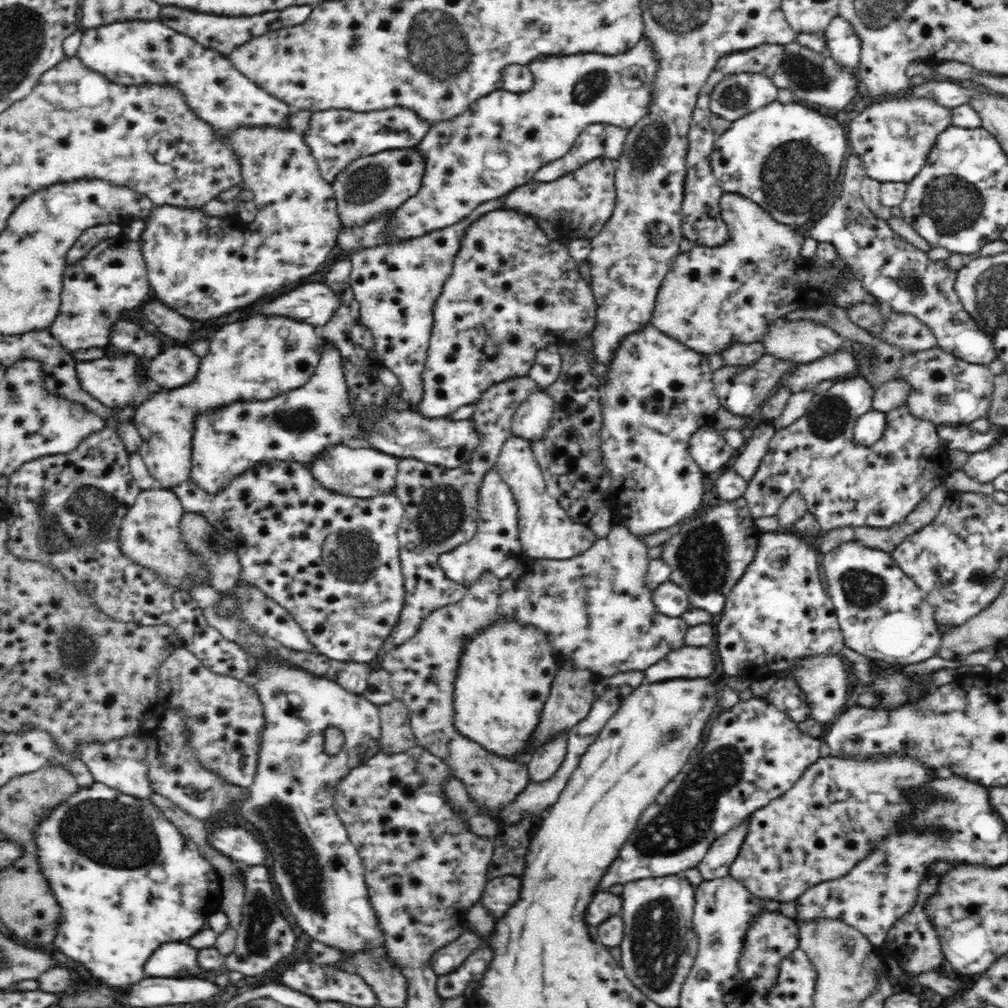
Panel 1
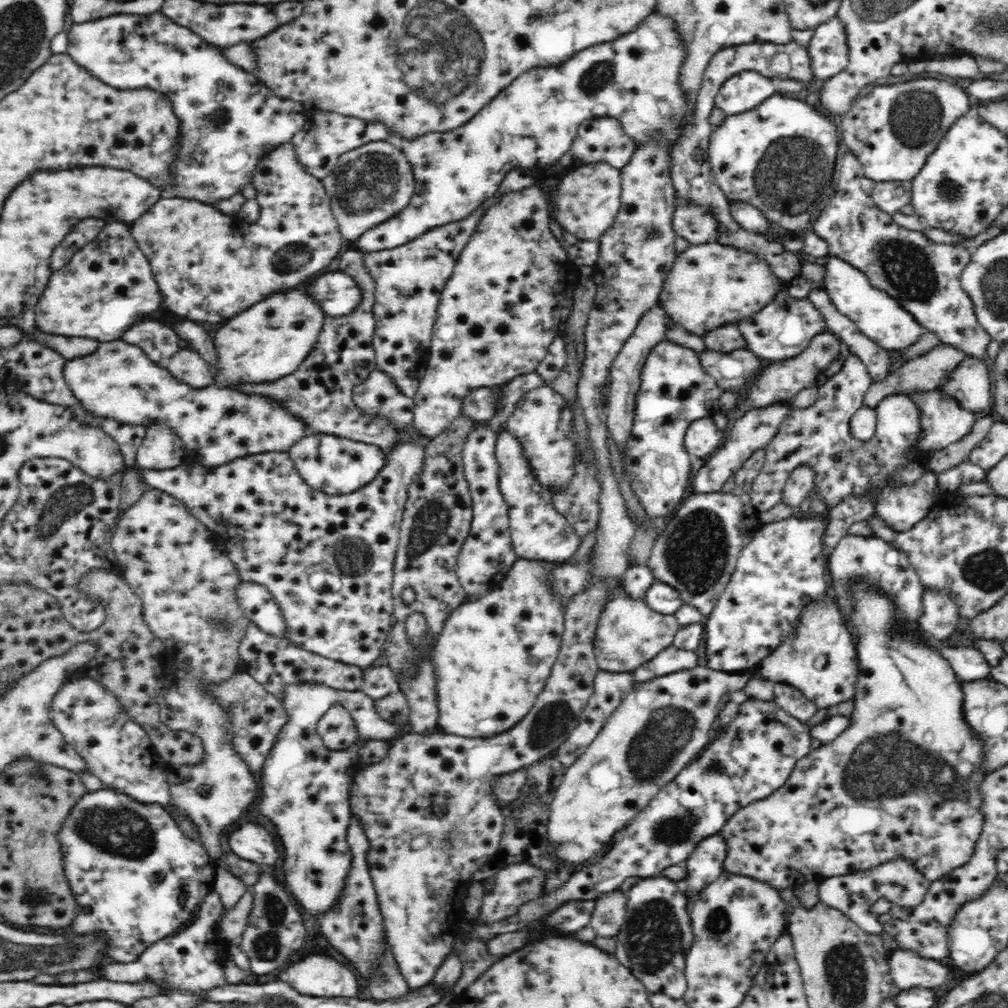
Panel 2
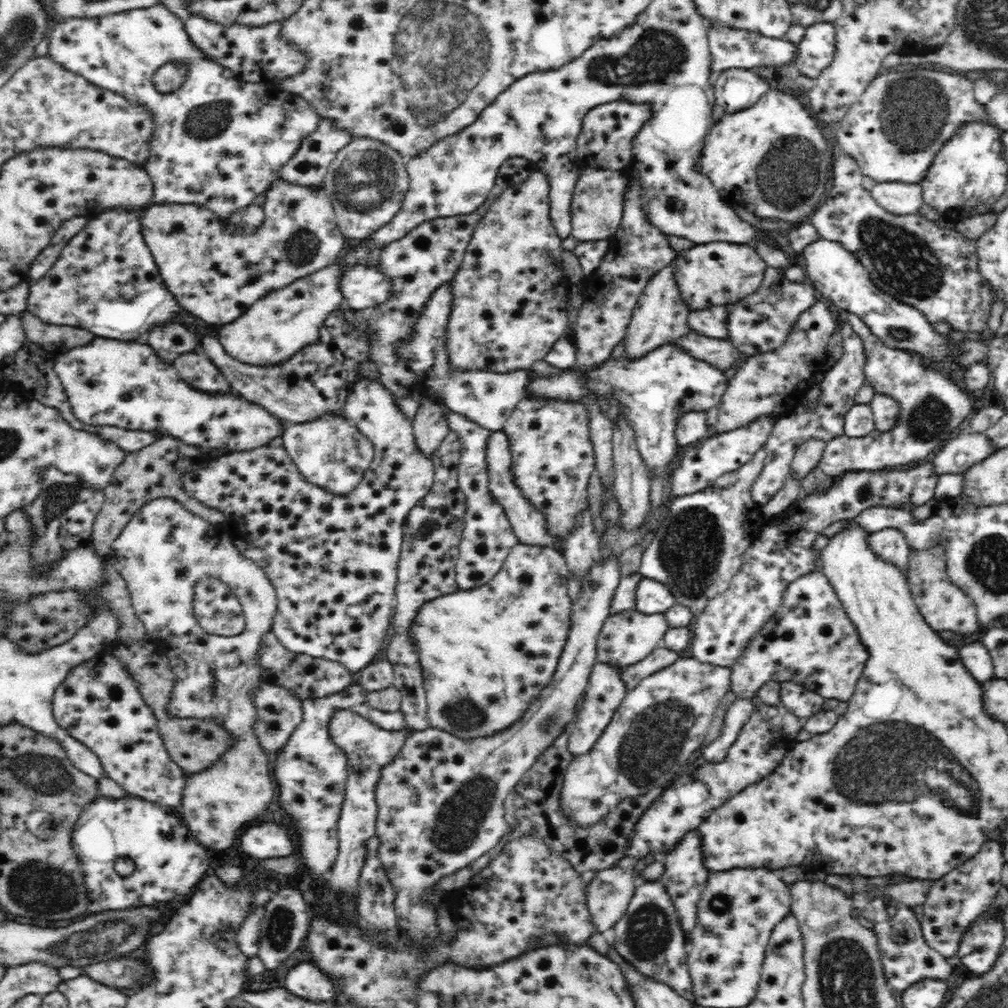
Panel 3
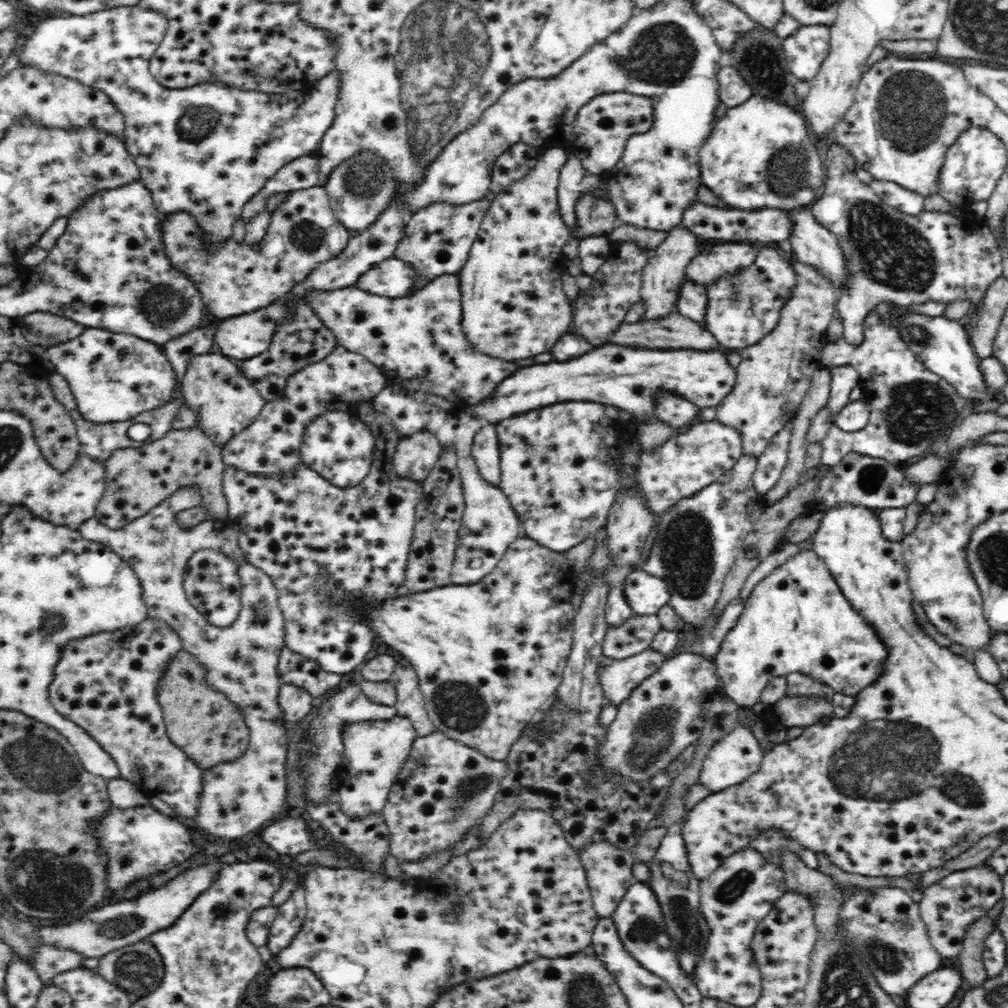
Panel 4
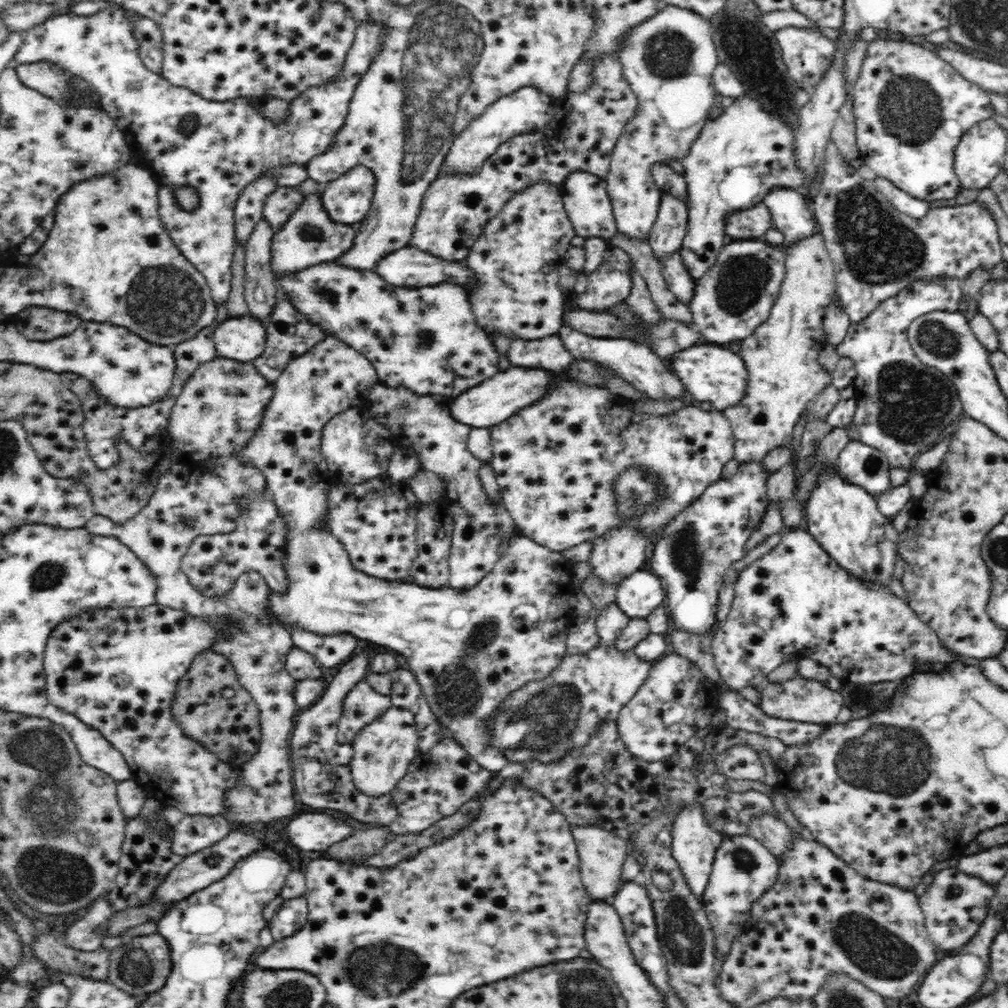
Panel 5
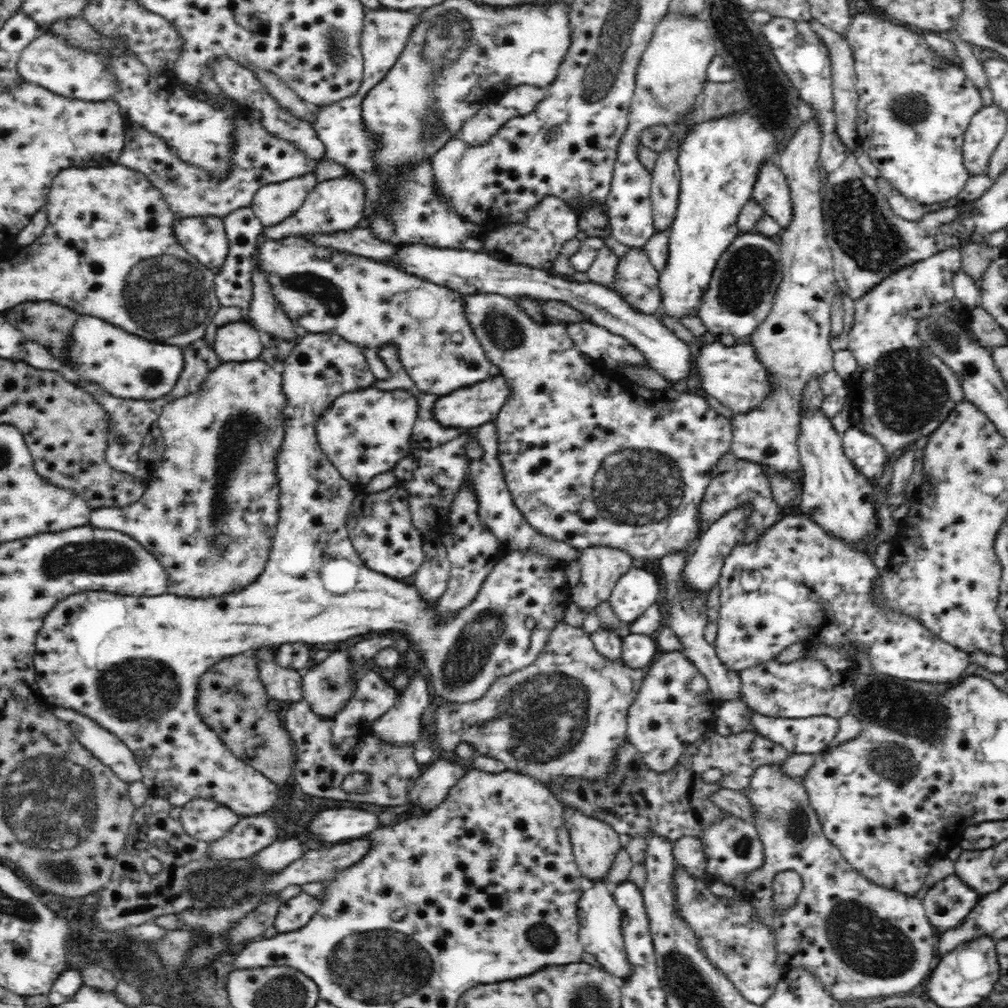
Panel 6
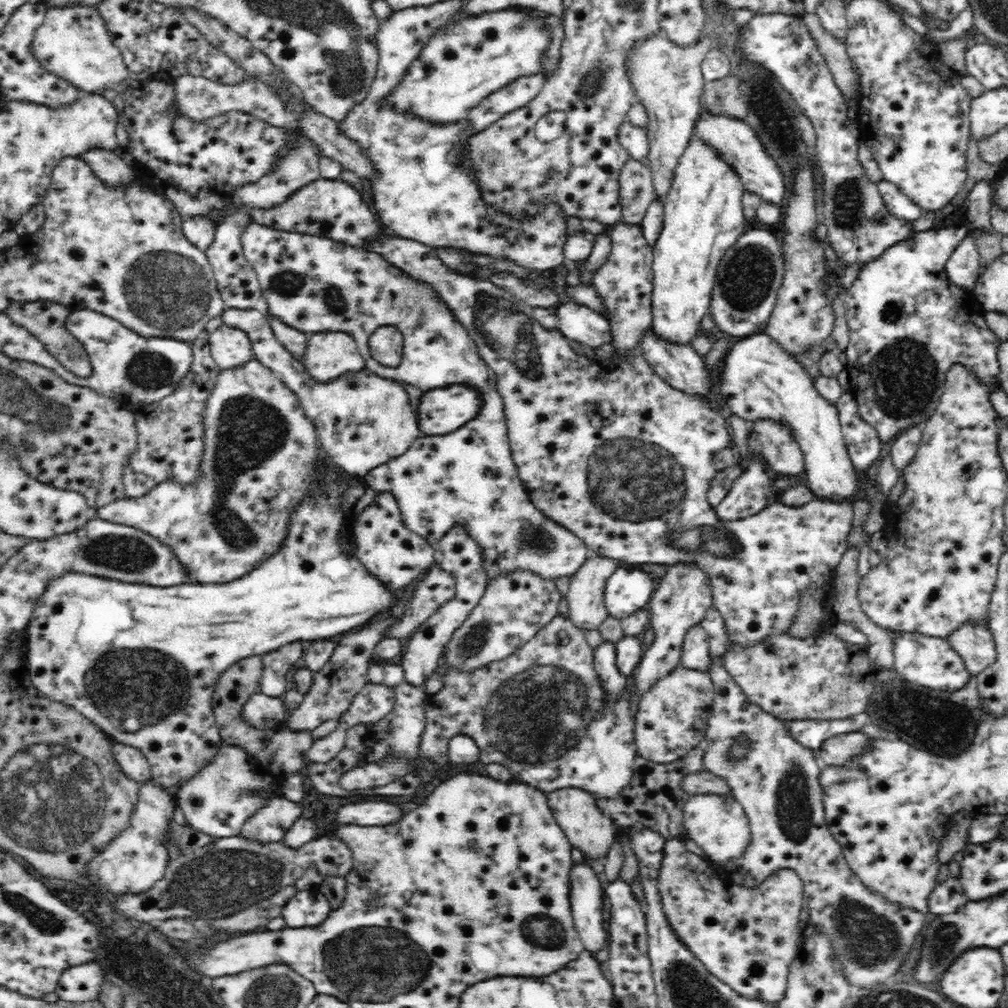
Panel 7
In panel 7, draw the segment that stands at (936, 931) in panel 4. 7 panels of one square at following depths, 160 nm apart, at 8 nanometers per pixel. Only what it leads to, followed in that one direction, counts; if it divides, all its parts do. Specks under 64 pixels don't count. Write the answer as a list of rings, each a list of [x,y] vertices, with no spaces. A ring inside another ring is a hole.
[[[948,877],[930,892],[928,911],[932,914],[949,915],[963,907],[969,900],[957,877]]]

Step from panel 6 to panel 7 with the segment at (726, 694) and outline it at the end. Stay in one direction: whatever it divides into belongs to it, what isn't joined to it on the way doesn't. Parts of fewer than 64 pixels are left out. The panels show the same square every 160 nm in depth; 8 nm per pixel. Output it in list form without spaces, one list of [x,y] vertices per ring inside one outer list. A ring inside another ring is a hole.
[[[700,623],[688,628],[685,640],[682,642],[680,665],[692,670],[708,673],[712,665],[722,664],[722,656],[710,654],[708,637]]]

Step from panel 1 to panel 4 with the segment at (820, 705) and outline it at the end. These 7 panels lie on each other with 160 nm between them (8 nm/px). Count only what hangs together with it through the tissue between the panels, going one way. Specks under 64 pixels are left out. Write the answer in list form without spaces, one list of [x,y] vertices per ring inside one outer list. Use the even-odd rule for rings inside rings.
[[[808,544],[802,552],[790,556],[754,587],[754,592],[746,599],[745,609],[727,632],[713,660],[721,690],[740,707],[751,708],[760,702],[761,692],[773,678],[792,673],[809,676],[838,694],[854,696],[878,678],[884,658],[884,643],[864,617],[848,603],[826,563]]]

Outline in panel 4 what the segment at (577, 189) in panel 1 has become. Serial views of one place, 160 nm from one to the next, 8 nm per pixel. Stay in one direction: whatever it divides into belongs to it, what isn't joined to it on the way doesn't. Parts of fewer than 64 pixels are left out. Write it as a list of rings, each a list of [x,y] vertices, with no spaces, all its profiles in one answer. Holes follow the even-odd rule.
[[[609,181],[604,182],[602,192],[586,192],[576,204],[576,223],[570,234],[576,239],[608,236],[620,222],[615,206],[609,198]]]

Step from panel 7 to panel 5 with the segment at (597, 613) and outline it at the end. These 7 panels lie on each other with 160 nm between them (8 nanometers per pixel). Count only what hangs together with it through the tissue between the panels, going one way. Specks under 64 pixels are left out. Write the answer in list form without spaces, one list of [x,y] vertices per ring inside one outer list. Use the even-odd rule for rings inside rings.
[[[627,526],[612,528],[593,540],[591,568],[601,581],[618,584],[626,576],[642,569],[649,555],[648,535],[639,528]]]

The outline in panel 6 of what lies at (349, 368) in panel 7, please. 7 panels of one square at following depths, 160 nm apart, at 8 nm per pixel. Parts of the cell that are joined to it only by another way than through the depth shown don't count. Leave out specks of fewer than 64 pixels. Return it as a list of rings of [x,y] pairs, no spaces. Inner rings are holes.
[[[303,333],[298,346],[280,365],[279,371],[282,378],[282,388],[286,388],[286,392],[290,392],[290,420],[294,420],[294,424],[290,424],[290,436],[286,436],[286,448],[282,448],[282,460],[278,460],[278,464],[282,464],[282,468],[278,468],[278,472],[282,472],[282,516],[278,514],[276,534],[273,536],[269,558],[262,574],[259,574],[257,579],[248,585],[248,588],[240,589],[238,592],[226,593],[226,596],[208,597],[202,598],[202,600],[182,598],[182,596],[175,596],[174,593],[162,594],[162,596],[140,596],[140,598],[136,598],[136,596],[119,596],[119,594],[109,592],[75,593],[74,596],[67,596],[66,600],[54,604],[51,611],[45,616],[42,628],[39,628],[35,640],[35,657],[33,658],[35,682],[37,682],[44,703],[52,707],[79,712],[98,723],[100,727],[116,735],[136,756],[138,767],[141,768],[141,781],[148,788],[150,796],[164,797],[174,807],[183,807],[191,796],[194,796],[196,800],[213,800],[217,804],[225,805],[228,809],[233,810],[239,816],[239,819],[258,815],[260,812],[266,812],[271,807],[277,806],[280,803],[282,790],[266,775],[256,771],[250,763],[245,763],[237,756],[234,756],[234,752],[230,751],[230,748],[222,743],[216,732],[202,722],[200,715],[196,713],[198,678],[212,664],[216,664],[216,662],[220,662],[220,660],[226,659],[228,656],[250,653],[263,647],[277,649],[286,643],[328,644],[328,642],[340,642],[340,640],[348,640],[348,638],[368,634],[368,632],[374,632],[374,636],[394,634],[405,638],[410,648],[418,655],[418,658],[422,659],[426,670],[430,673],[432,698],[437,699],[440,697],[440,699],[452,701],[452,703],[469,703],[481,699],[486,694],[490,684],[498,677],[509,675],[518,669],[527,667],[537,659],[537,656],[542,652],[542,648],[545,647],[546,640],[549,639],[551,630],[558,623],[564,623],[564,606],[570,603],[571,597],[569,589],[566,587],[564,573],[566,562],[550,559],[549,556],[542,555],[542,552],[535,550],[535,548],[526,548],[525,551],[502,552],[501,559],[491,568],[490,574],[484,580],[477,597],[462,611],[459,611],[454,619],[449,620],[439,620],[437,610],[435,610],[437,603],[423,600],[413,584],[403,583],[366,567],[360,556],[356,554],[356,550],[352,548],[348,532],[344,530],[349,508],[354,496],[360,491],[356,490],[359,487],[354,483],[350,483],[350,481],[346,481],[320,449],[320,444],[315,435],[315,424],[321,414],[326,411],[326,408],[330,407],[330,404],[333,404],[338,396],[344,393],[358,392],[360,389],[372,388],[376,378],[371,372],[362,350],[356,344],[351,344],[335,333]]]

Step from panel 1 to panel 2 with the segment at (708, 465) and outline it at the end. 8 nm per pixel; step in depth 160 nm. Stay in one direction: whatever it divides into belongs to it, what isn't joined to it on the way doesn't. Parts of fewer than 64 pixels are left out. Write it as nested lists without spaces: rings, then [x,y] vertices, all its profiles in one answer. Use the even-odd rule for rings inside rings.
[[[713,418],[695,420],[685,434],[685,448],[692,459],[702,460],[706,456],[714,456],[722,448],[724,432],[714,424]]]

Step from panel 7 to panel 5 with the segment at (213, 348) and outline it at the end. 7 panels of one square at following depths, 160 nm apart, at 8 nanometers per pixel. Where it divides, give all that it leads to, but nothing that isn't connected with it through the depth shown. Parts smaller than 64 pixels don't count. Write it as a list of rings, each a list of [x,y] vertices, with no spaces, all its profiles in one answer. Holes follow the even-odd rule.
[[[244,315],[242,317],[231,317],[214,326],[214,343],[219,357],[224,359],[238,360],[246,363],[258,359],[265,350],[267,342],[266,327],[260,318]]]

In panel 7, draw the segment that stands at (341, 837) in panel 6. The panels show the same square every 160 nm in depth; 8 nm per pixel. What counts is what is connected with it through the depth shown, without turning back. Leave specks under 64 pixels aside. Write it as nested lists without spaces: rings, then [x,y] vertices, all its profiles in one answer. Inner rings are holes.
[[[361,802],[342,806],[336,811],[336,824],[344,828],[346,825],[374,826],[388,825],[397,822],[406,814],[401,807],[388,802]]]

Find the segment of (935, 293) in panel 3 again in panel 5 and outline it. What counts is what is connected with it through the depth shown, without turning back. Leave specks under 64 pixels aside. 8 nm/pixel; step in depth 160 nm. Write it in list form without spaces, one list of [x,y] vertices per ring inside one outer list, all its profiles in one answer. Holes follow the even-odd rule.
[[[831,140],[830,144],[826,145],[821,168],[822,182],[820,182],[818,193],[814,196],[813,200],[811,200],[811,207],[815,219],[817,220],[818,227],[820,228],[820,233],[823,236],[826,250],[829,252],[830,258],[834,261],[834,268],[836,268],[835,302],[844,309],[851,324],[860,324],[860,322],[866,320],[866,316],[870,316],[883,300],[886,300],[888,297],[895,297],[899,293],[898,288],[902,288],[902,284],[912,284],[914,280],[918,279],[926,281],[940,280],[942,276],[949,276],[950,279],[958,279],[958,281],[964,282],[964,280],[968,280],[971,274],[979,268],[982,268],[982,271],[990,272],[1003,260],[1000,246],[1002,242],[999,239],[999,232],[996,232],[996,222],[992,220],[992,216],[990,216],[986,210],[982,210],[982,206],[980,206],[978,202],[971,202],[968,206],[957,204],[955,206],[929,209],[922,218],[915,219],[907,214],[898,212],[896,208],[894,208],[894,205],[888,201],[882,193],[876,190],[874,184],[864,180],[864,178],[854,170],[854,167],[848,165],[848,162],[846,162],[846,159],[844,159],[838,147],[833,144]]]

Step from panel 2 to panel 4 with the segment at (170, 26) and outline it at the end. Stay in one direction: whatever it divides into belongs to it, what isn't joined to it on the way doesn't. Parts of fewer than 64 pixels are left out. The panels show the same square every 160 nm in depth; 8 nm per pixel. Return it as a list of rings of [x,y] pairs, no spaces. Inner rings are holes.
[[[140,4],[133,7],[116,7],[102,9],[102,12],[94,14],[86,13],[84,16],[68,15],[50,17],[42,24],[38,25],[34,34],[22,42],[21,64],[29,64],[43,70],[44,72],[54,72],[55,74],[72,78],[82,84],[91,86],[105,92],[115,104],[115,108],[126,116],[125,119],[125,145],[127,151],[134,157],[134,162],[141,172],[141,180],[149,188],[154,206],[162,215],[174,215],[174,212],[189,212],[198,227],[202,228],[202,243],[225,243],[232,236],[232,226],[234,221],[241,216],[244,205],[262,190],[267,180],[270,180],[277,172],[289,162],[300,158],[300,156],[310,155],[310,152],[318,150],[321,140],[326,130],[330,128],[335,118],[334,104],[338,101],[338,72],[329,72],[325,77],[312,82],[299,91],[290,90],[288,93],[270,94],[262,90],[241,90],[227,86],[219,80],[204,80],[202,83],[184,89],[169,89],[158,83],[149,71],[149,60],[151,54],[159,47],[167,31],[167,19],[153,8],[142,7]]]

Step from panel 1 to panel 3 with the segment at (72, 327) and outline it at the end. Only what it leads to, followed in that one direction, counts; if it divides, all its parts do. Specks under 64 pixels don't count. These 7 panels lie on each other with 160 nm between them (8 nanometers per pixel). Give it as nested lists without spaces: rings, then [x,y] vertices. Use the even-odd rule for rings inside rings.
[[[112,208],[110,212],[102,212],[89,218],[84,228],[67,242],[51,269],[41,279],[28,286],[27,310],[33,316],[54,326],[82,328],[98,338],[122,341],[142,341],[154,324],[170,322],[182,307],[166,288],[152,252],[146,245],[138,221],[142,211]],[[126,284],[132,284],[135,290],[132,298],[125,298],[121,293],[121,288]]]

